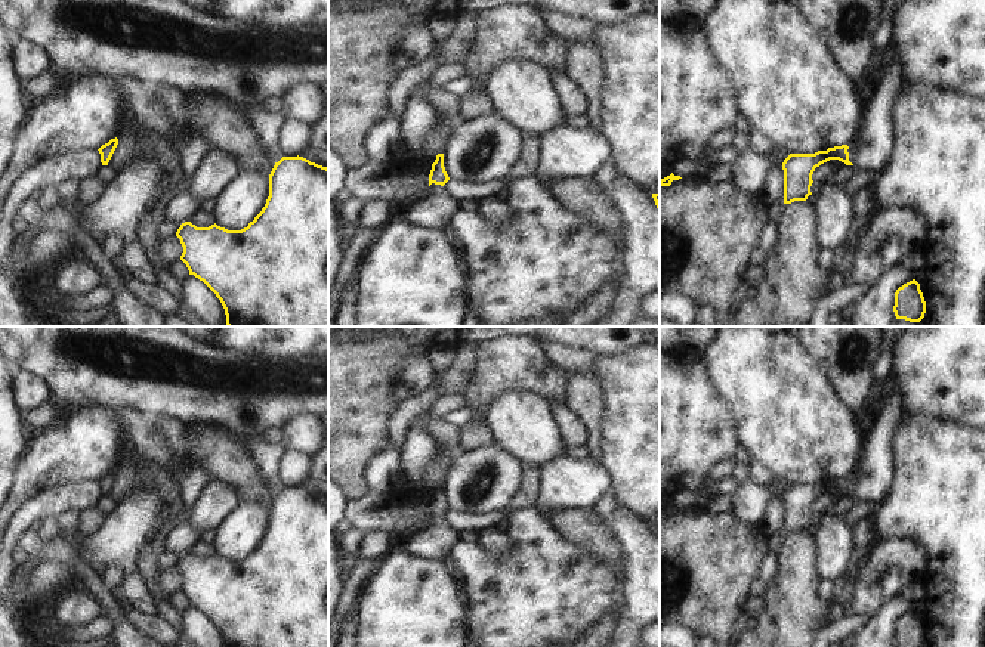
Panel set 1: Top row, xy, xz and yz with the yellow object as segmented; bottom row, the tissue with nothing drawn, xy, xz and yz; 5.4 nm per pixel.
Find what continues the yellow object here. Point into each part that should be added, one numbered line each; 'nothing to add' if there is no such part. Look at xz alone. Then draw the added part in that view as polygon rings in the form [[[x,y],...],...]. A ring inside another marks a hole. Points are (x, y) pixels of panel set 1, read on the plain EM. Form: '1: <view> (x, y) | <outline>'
1: xz (434, 542) | [[[430,516],[430,524],[416,532],[404,545],[404,551],[424,560],[442,560],[458,541],[458,533],[451,530],[444,517]]]

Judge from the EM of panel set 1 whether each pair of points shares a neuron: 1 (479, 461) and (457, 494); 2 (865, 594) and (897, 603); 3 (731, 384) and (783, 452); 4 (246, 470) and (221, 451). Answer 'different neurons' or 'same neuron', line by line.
1: same neuron
2: different neurons
3: same neuron
4: same neuron

